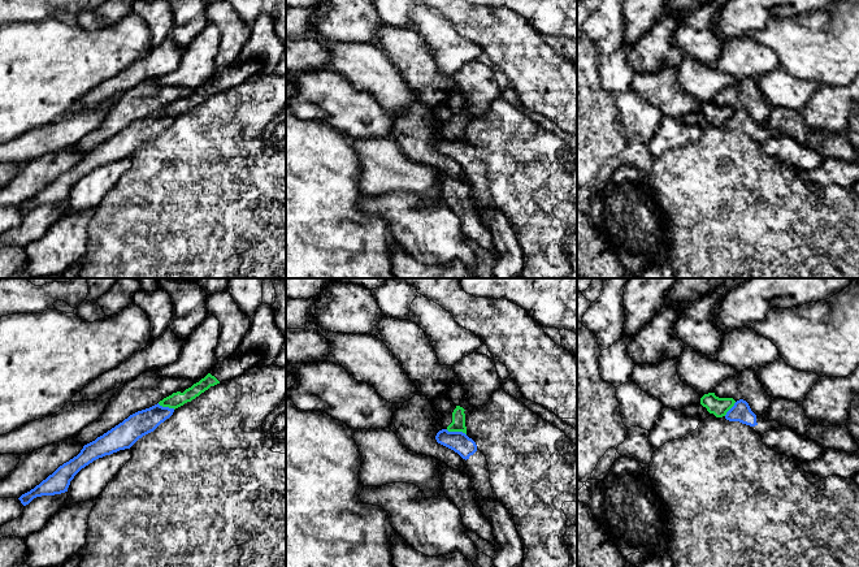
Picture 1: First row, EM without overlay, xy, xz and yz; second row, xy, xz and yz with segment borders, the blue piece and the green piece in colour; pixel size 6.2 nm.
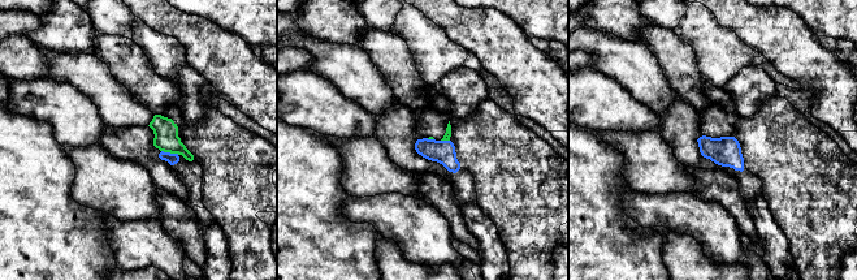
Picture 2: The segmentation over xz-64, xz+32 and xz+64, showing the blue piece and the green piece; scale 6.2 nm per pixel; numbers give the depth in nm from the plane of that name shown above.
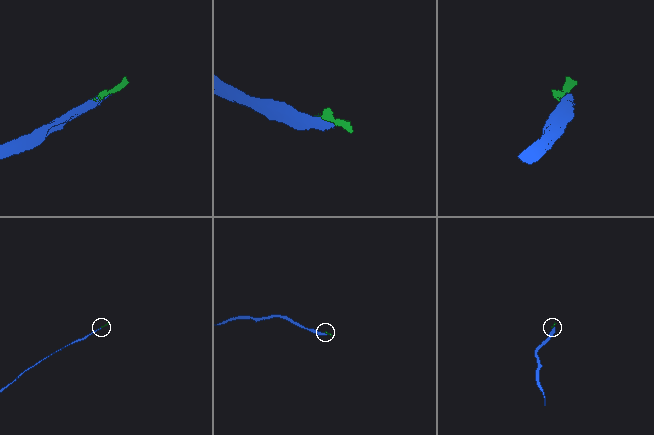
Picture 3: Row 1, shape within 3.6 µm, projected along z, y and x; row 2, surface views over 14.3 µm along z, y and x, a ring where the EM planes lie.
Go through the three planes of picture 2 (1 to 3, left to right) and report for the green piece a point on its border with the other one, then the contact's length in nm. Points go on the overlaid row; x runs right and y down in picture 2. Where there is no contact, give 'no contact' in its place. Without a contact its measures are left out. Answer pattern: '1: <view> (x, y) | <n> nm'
1: xz-64 (169, 153) | 110 nm
2: xz+32 (445, 141) | 60 nm
3: no contact

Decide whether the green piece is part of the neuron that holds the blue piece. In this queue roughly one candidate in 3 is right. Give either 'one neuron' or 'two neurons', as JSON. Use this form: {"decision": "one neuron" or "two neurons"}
{"decision": "two neurons"}

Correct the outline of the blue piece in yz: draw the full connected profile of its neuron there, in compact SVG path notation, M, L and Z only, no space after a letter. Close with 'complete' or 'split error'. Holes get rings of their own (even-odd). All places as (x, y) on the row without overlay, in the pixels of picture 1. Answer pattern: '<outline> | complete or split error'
M743 108L736 109L734 114L726 121L725 127L746 133L760 144L780 135L777 130L769 129L765 122L755 124Z | split error

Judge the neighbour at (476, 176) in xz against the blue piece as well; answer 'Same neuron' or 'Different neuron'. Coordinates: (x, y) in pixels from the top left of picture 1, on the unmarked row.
Same neuron

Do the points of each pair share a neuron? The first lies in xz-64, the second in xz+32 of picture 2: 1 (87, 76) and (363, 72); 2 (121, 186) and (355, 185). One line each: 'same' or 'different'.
1: same
2: same

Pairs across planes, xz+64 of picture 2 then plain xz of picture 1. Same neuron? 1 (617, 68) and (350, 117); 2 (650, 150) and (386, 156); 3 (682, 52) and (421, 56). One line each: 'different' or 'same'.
1: different
2: same
3: same

